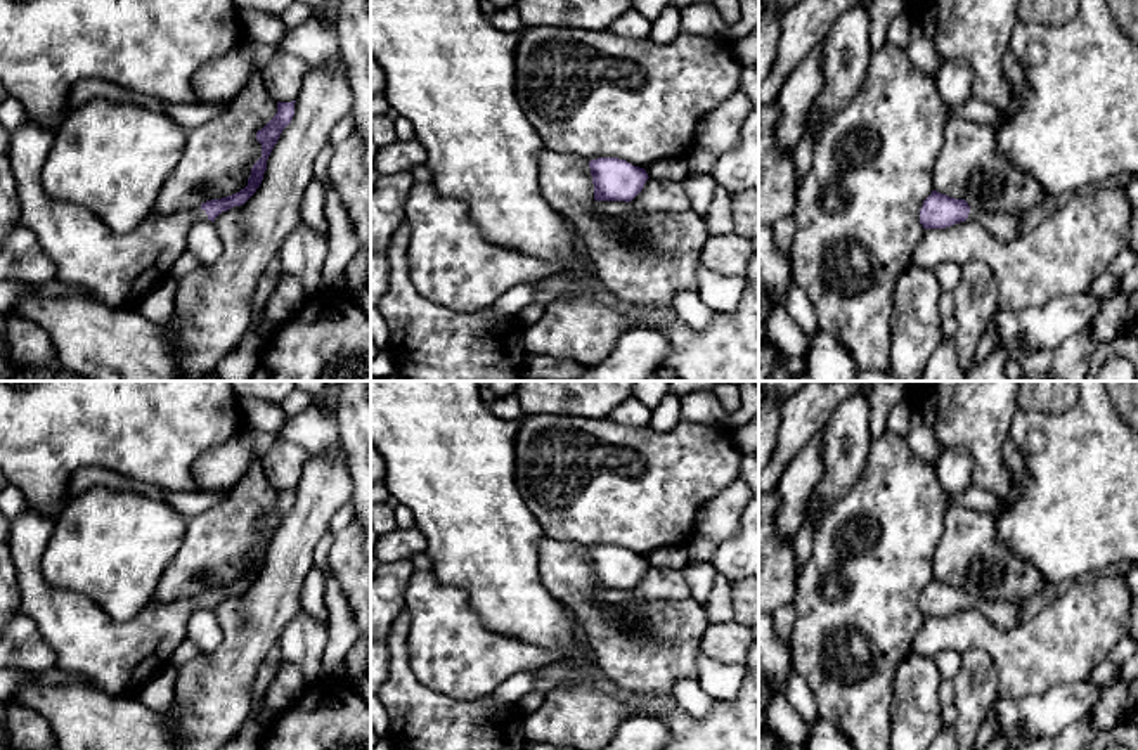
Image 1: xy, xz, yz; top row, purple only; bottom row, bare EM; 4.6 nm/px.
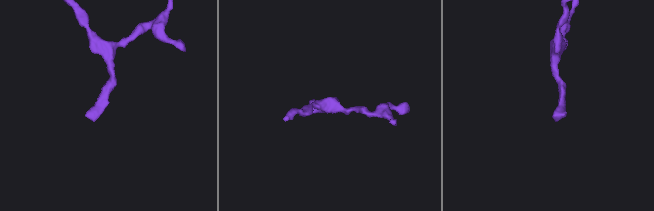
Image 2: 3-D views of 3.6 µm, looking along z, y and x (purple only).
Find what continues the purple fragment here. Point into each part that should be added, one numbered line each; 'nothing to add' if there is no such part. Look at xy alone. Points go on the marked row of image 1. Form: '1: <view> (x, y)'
1: xy (116, 271)

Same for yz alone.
1: yz (1005, 227)

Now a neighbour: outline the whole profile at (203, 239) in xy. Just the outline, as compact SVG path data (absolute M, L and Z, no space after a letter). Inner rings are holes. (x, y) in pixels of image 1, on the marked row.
M197 220L187 234L187 251L191 251L201 263L213 263L220 258L222 239L215 222Z

